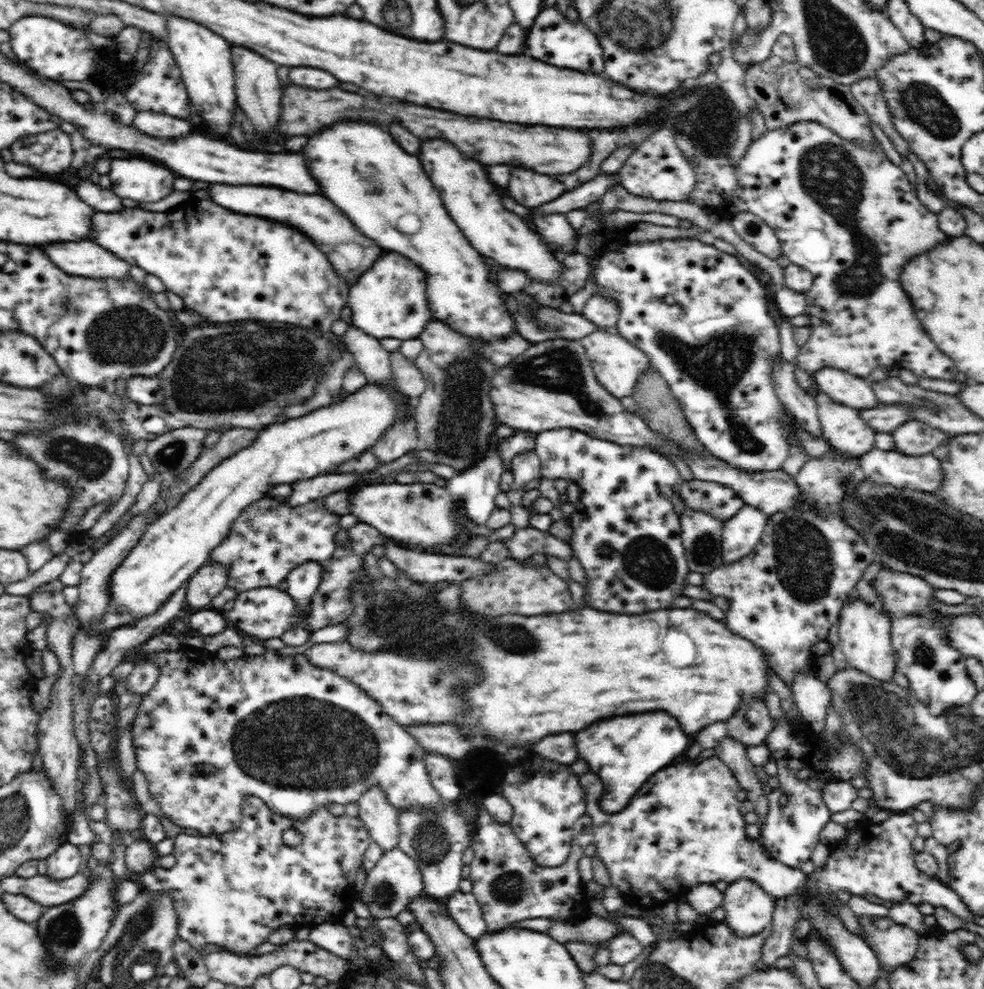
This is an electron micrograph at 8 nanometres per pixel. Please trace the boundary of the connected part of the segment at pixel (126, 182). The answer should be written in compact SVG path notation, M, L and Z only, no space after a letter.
M114 160L110 166L112 188L120 198L136 202L162 200L174 192L174 174L168 168L156 166L148 160Z

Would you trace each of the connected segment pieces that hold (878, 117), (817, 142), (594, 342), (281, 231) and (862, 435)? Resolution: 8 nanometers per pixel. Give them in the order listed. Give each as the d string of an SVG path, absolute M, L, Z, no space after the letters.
M862 78L850 84L850 90L855 99L865 108L867 115L882 129L890 139L894 150L904 158L913 158L904 137L892 125L892 113L886 105L884 93L876 78Z
M798 121L794 124L768 129L757 140L752 140L746 153L740 160L736 160L734 164L730 162L728 156L706 156L706 154L696 154L696 160L692 160L690 165L696 175L696 186L692 192L686 197L687 202L691 202L696 206L701 206L716 213L722 220L730 220L734 214L738 212L752 212L762 218L764 222L776 233L781 244L784 255L792 264L805 268L814 275L814 282L810 292L806 292L809 306L806 310L808 319L810 319L810 328L812 330L806 344L800 347L796 362L798 366L806 371L809 375L814 375L824 368L830 367L844 371L856 377L865 378L876 368L884 366L888 368L898 368L908 370L919 378L931 378L952 381L956 372L954 361L948 358L934 342L931 336L925 331L925 327L918 320L914 305L910 302L910 298L906 291L902 290L900 283L900 270L906 262L910 262L912 258L928 252L934 246L940 246L942 242L946 242L946 236L938 230L938 220L936 213L932 213L918 199L917 193L912 190L912 185L906 177L906 173L895 166L888 160L886 154L882 150L879 142L875 139L874 144L865 146L859 142L850 142L845 138L840 138L831 128L824 126L820 122L814 121Z
M599 329L584 336L580 341L586 349L599 384L615 398L633 397L641 373L653 366L650 358L642 352L642 349L632 345L630 341L613 330Z
M210 200L184 202L166 212L132 208L118 214L96 212L96 216L92 216L92 240L128 264L135 264L158 276L167 290L183 299L185 308L194 310L203 320L210 322L258 318L268 322L302 324L326 332L334 320L340 319L349 296L349 284L338 276L312 238L273 220L230 212Z
M816 387L812 395L817 405L824 439L833 448L847 456L862 457L876 448L875 431L862 420L858 410L832 401L826 393L822 393Z

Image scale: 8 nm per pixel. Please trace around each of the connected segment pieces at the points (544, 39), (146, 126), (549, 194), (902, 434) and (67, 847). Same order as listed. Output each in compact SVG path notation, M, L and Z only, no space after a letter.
M556 4L543 7L528 34L530 36L526 44L536 60L548 62L558 68L572 68L580 72L594 72L594 74L604 72L604 56L602 56L602 46L598 42L598 36L590 32L580 19L577 22L570 22L560 13Z
M140 110L136 112L133 126L142 134L162 140L176 140L182 136L188 136L193 127L181 117L158 114L151 110Z
M510 168L507 188L508 194L516 202L528 209L541 207L542 204L556 200L566 192L561 178L547 174L540 176L525 168Z
M916 420L902 424L891 435L897 451L908 456L928 455L942 443L948 444L954 440L954 437Z
M66 841L45 859L48 867L45 876L54 881L62 881L78 873L82 864L82 852L78 847Z

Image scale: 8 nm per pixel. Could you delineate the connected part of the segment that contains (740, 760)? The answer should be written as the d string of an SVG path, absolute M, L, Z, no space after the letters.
M726 735L717 742L714 754L724 761L738 779L740 786L747 791L747 800L753 802L754 812L759 816L758 826L761 828L768 812L768 798L754 773L754 764L748 758L746 745Z

